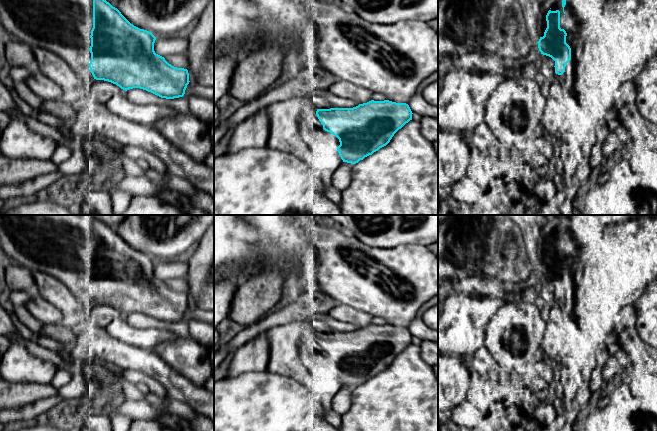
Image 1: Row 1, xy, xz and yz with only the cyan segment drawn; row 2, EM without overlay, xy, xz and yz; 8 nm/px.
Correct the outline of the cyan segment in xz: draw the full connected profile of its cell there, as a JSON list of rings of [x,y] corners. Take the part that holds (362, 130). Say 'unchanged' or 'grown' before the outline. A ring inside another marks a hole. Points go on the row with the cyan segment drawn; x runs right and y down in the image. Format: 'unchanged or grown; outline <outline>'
unchanged; outline [[[389,100],[359,104],[353,108],[317,109],[316,115],[323,129],[339,139],[337,151],[343,162],[356,164],[386,146],[394,134],[412,120],[412,111],[406,103]]]

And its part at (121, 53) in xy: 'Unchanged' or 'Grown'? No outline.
Grown

